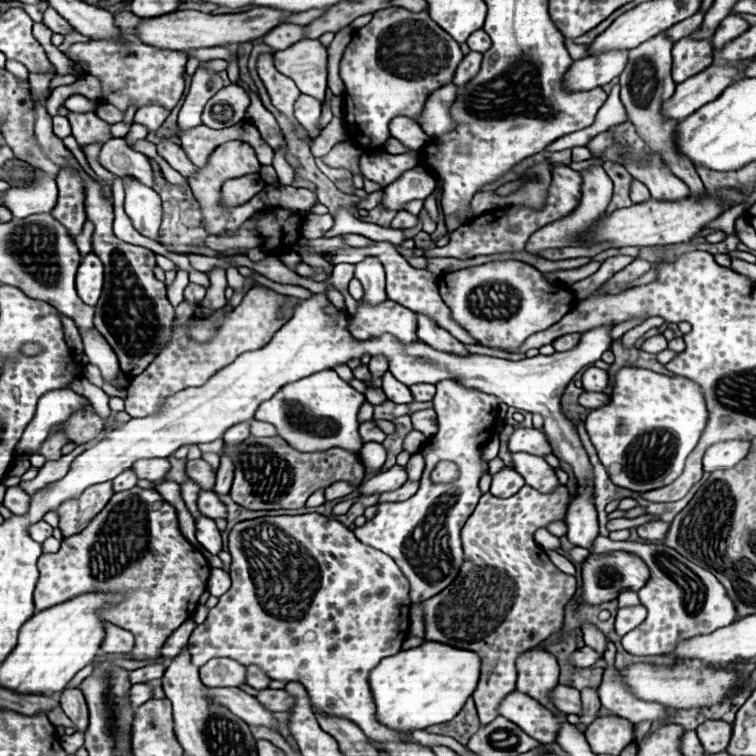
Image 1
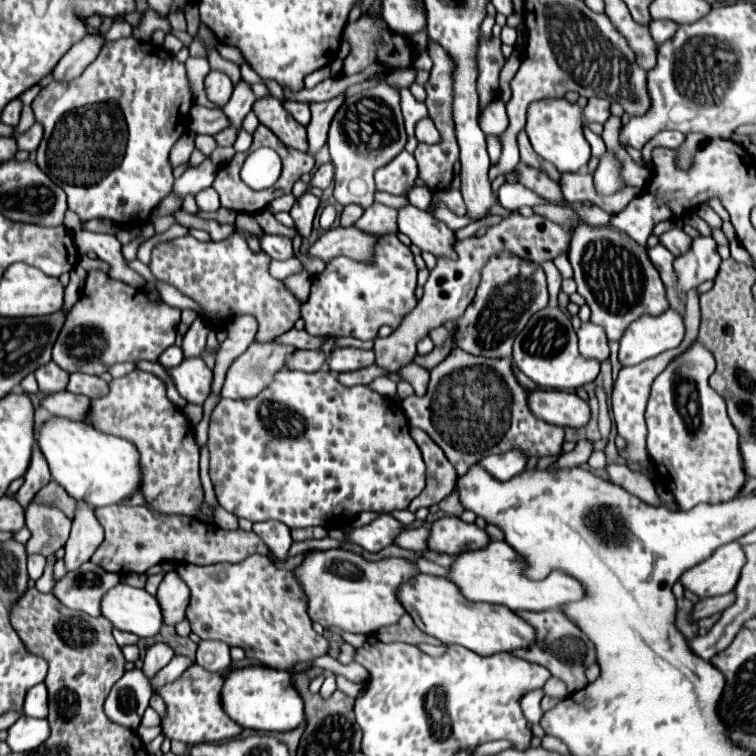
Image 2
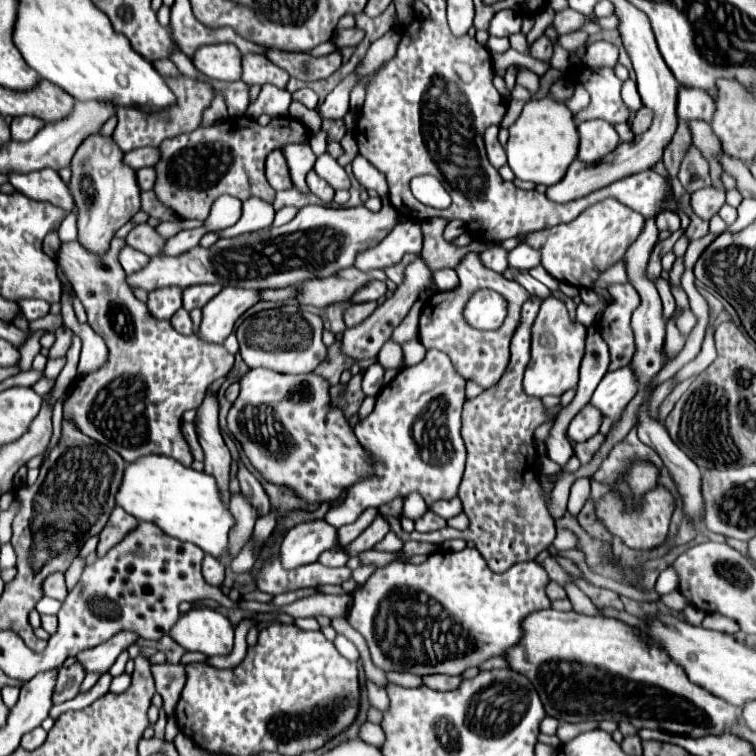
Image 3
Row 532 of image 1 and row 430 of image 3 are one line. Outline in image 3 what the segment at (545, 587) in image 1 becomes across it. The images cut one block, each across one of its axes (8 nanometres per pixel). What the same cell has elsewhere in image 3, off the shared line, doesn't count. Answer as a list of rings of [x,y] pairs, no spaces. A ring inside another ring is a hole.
[[[534,296],[522,306],[522,324],[512,338],[512,356],[504,376],[480,396],[466,400],[462,410],[462,438],[466,442],[468,462],[458,496],[464,504],[464,512],[470,518],[470,528],[464,532],[444,528],[430,534],[408,534],[402,530],[400,518],[384,514],[390,530],[404,542],[420,540],[440,544],[452,538],[472,540],[476,550],[484,556],[494,572],[506,572],[516,562],[534,560],[552,544],[556,528],[544,504],[544,490],[538,482],[540,472],[536,470],[538,452],[534,448],[534,430],[548,418],[544,416],[546,408],[542,406],[540,398],[528,396],[522,390],[522,376],[530,362],[530,326],[538,314],[540,302],[542,300]]]

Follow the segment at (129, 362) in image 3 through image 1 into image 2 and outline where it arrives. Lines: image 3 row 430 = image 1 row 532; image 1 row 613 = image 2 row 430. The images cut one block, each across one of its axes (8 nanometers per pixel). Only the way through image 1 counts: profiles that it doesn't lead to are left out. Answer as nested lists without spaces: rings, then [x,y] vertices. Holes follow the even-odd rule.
[[[132,370],[124,378],[108,384],[110,392],[90,400],[86,422],[94,428],[132,440],[144,464],[144,484],[140,492],[148,500],[148,508],[164,514],[202,516],[204,490],[198,476],[200,448],[194,440],[194,428],[184,412],[166,396],[166,382],[142,370]]]

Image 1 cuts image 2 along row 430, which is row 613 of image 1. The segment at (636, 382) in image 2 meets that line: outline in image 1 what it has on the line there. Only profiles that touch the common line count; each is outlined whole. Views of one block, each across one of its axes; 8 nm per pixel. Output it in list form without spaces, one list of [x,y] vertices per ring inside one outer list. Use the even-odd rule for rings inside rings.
[[[632,606],[632,608],[620,608],[618,616],[616,616],[616,632],[620,636],[628,634],[630,630],[634,630],[636,626],[640,626],[640,622],[644,622],[646,618],[646,610],[644,606]]]

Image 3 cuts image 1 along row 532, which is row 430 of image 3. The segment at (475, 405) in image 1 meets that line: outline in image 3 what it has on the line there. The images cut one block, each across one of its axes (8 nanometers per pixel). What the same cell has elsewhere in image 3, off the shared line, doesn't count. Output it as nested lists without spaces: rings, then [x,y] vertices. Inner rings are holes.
[[[428,350],[420,364],[400,370],[378,394],[374,410],[354,428],[362,446],[386,464],[384,478],[354,484],[346,500],[338,508],[330,508],[324,520],[340,528],[356,522],[366,508],[384,506],[394,498],[408,496],[408,492],[418,492],[428,506],[436,500],[454,498],[466,464],[466,446],[460,436],[460,414],[466,400],[464,384],[466,380],[458,376],[440,350]],[[442,452],[446,458],[442,458]]]

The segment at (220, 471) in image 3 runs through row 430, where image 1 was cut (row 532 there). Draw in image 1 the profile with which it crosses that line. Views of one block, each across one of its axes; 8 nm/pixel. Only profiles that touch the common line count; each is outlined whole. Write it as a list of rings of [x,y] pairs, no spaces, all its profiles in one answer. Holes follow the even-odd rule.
[[[204,516],[196,518],[196,538],[208,552],[212,554],[222,552],[222,536],[214,520],[204,518]]]

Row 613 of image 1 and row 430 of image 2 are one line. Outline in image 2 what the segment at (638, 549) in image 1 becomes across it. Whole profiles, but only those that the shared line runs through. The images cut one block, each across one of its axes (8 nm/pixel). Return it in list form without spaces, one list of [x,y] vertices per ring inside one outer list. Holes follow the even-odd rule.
[[[694,340],[692,346],[676,356],[666,370],[656,376],[652,392],[646,406],[646,426],[648,426],[648,454],[656,466],[656,472],[668,490],[674,494],[680,510],[690,510],[700,502],[720,504],[736,498],[746,476],[740,468],[740,450],[738,450],[738,432],[726,414],[726,402],[720,394],[712,390],[708,378],[716,368],[712,352],[700,342]]]

